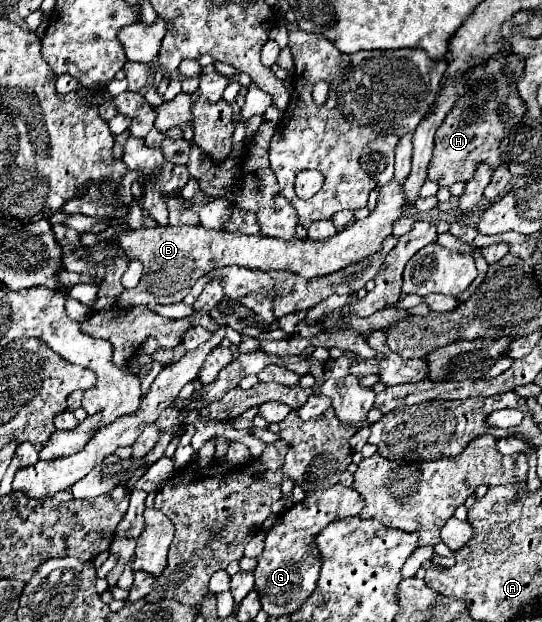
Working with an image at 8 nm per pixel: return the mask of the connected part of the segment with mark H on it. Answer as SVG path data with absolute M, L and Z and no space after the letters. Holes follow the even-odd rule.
M495 54L495 58L489 58L483 66L477 66L467 72L469 88L467 92L455 102L453 110L447 114L443 124L439 126L435 134L435 148L433 158L429 164L427 178L437 182L439 186L451 186L455 182L467 182L471 178L471 172L475 172L475 164L487 162L491 168L497 168L501 164L499 156L499 142L507 136L513 124L517 124L523 118L523 100L517 96L517 86L507 84L509 70L501 70L505 66L507 54ZM499 102L505 102L511 112L515 112L515 118L511 124L503 124L497 116Z

